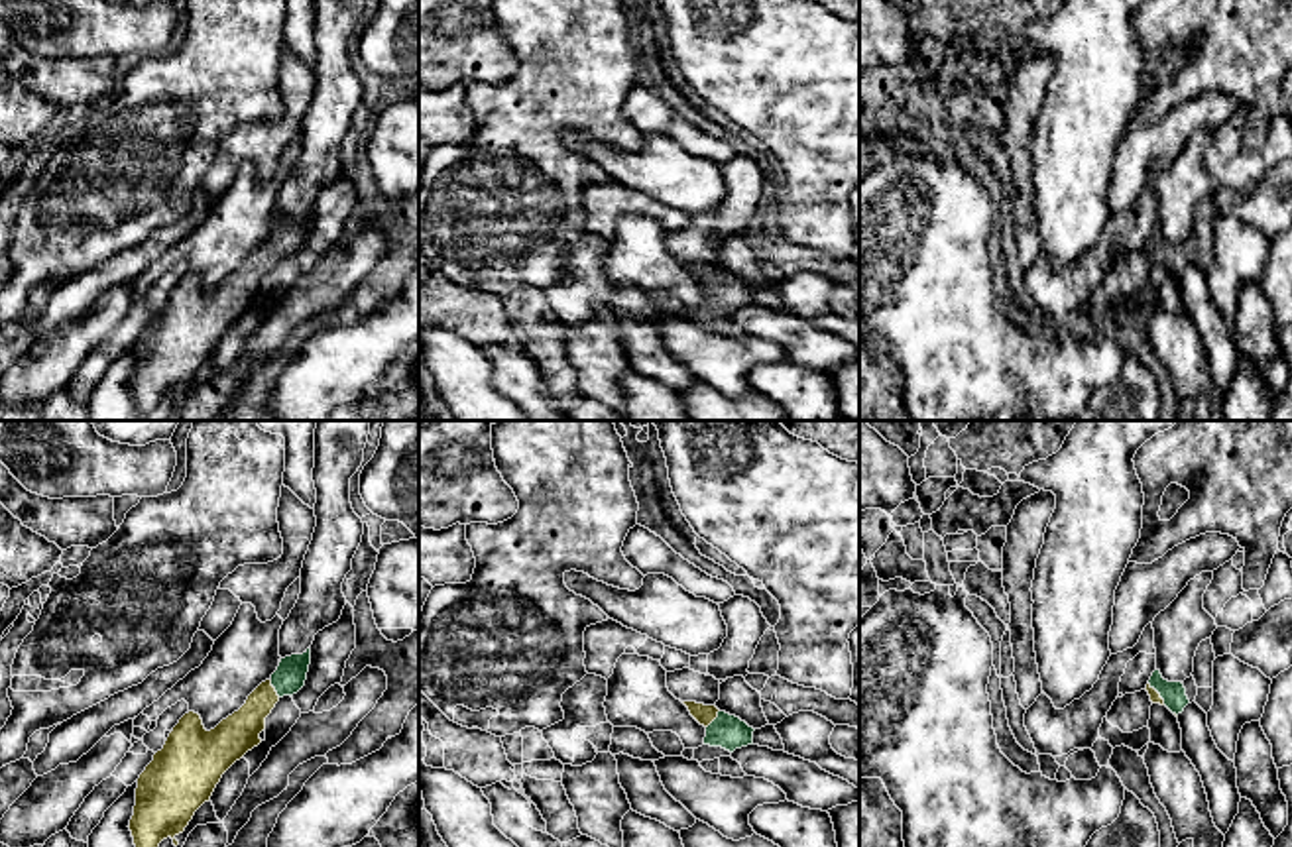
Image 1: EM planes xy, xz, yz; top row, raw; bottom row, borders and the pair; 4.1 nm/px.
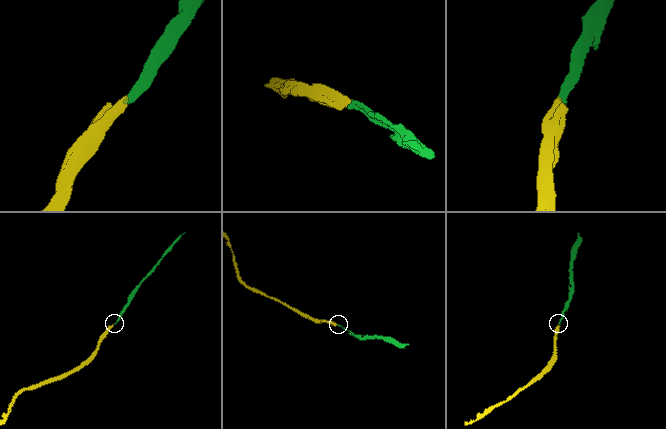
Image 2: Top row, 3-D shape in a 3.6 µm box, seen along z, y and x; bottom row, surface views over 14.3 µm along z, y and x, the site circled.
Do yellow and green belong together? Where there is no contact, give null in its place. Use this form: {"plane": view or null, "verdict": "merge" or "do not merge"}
{"plane": "xy", "verdict": "merge"}

